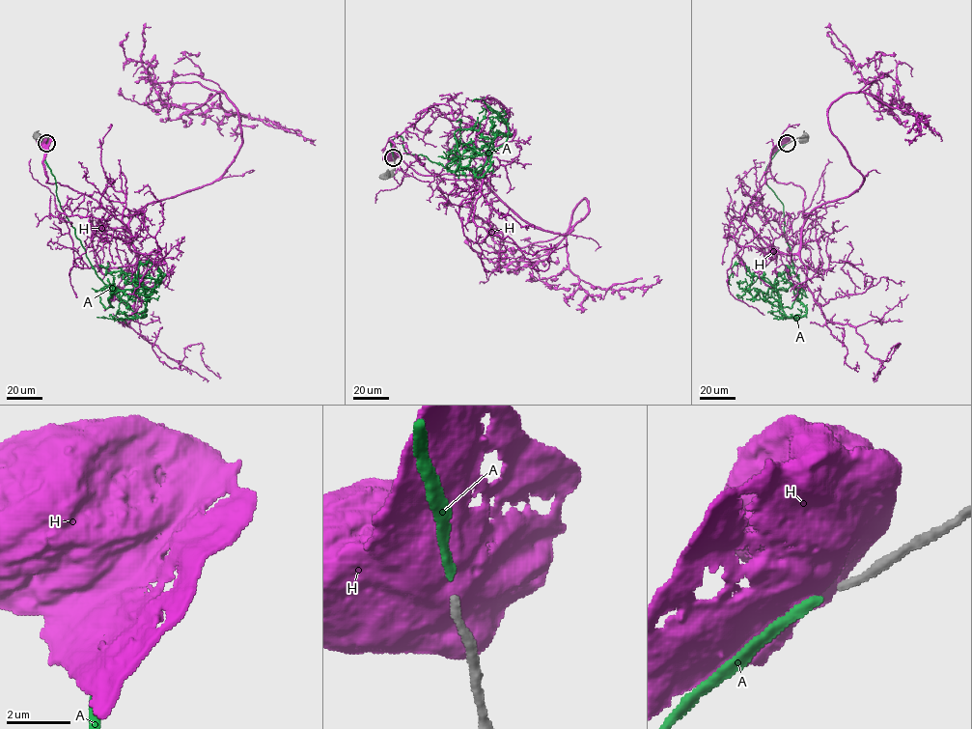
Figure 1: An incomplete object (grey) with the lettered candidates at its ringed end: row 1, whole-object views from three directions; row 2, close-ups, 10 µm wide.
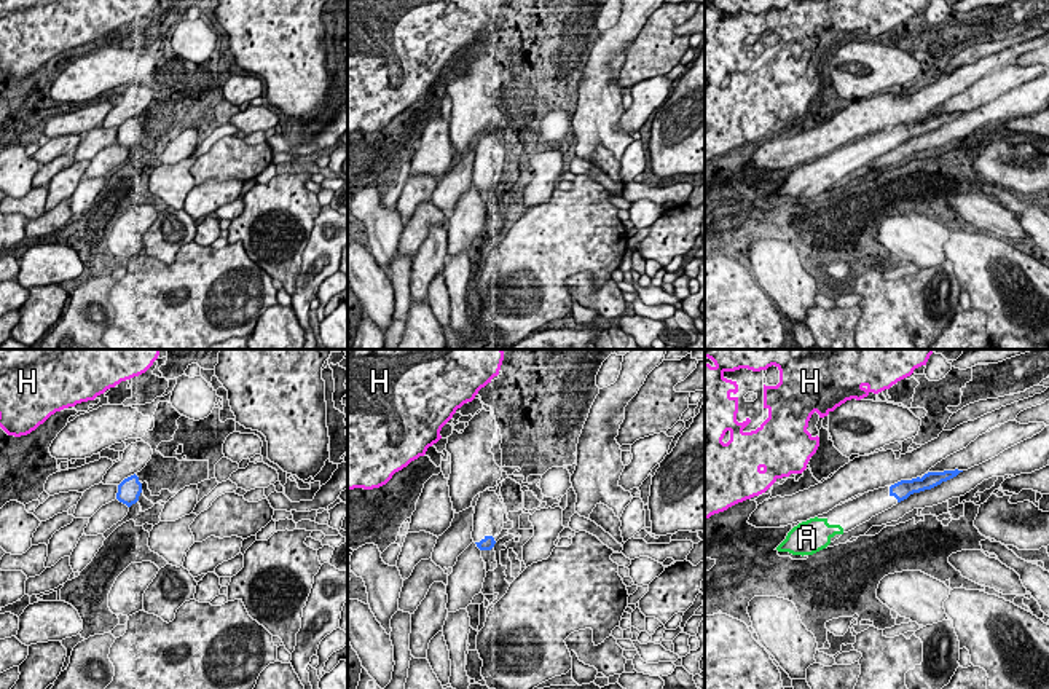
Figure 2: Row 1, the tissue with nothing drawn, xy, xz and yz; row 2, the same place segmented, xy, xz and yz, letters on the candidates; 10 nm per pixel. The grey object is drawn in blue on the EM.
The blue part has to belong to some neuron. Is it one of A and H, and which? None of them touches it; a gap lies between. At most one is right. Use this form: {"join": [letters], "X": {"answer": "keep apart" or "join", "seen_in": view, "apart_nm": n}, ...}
{"join": ["A"], "A": {"answer": "join", "seen_in": "yz", "apart_nm": 600}, "H": {"answer": "keep apart", "seen_in": "yz", "apart_nm": 850}}

